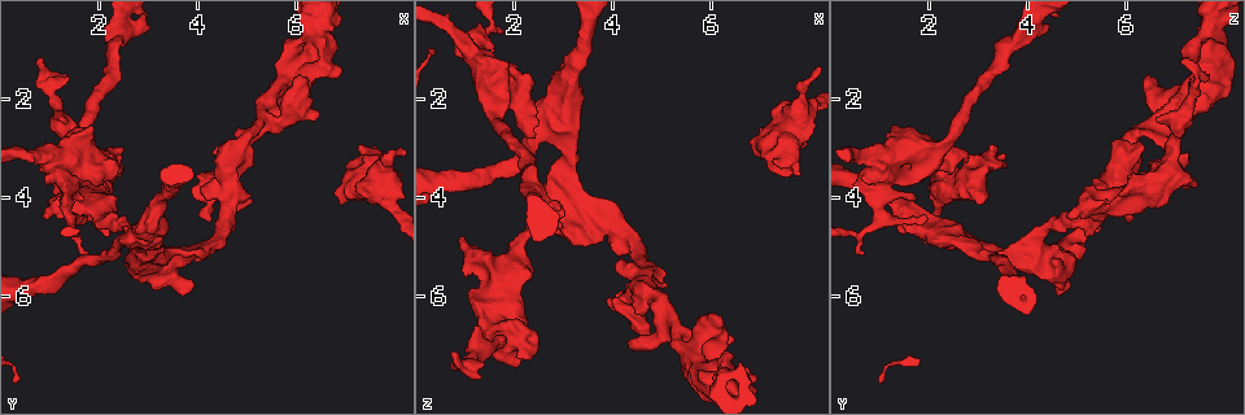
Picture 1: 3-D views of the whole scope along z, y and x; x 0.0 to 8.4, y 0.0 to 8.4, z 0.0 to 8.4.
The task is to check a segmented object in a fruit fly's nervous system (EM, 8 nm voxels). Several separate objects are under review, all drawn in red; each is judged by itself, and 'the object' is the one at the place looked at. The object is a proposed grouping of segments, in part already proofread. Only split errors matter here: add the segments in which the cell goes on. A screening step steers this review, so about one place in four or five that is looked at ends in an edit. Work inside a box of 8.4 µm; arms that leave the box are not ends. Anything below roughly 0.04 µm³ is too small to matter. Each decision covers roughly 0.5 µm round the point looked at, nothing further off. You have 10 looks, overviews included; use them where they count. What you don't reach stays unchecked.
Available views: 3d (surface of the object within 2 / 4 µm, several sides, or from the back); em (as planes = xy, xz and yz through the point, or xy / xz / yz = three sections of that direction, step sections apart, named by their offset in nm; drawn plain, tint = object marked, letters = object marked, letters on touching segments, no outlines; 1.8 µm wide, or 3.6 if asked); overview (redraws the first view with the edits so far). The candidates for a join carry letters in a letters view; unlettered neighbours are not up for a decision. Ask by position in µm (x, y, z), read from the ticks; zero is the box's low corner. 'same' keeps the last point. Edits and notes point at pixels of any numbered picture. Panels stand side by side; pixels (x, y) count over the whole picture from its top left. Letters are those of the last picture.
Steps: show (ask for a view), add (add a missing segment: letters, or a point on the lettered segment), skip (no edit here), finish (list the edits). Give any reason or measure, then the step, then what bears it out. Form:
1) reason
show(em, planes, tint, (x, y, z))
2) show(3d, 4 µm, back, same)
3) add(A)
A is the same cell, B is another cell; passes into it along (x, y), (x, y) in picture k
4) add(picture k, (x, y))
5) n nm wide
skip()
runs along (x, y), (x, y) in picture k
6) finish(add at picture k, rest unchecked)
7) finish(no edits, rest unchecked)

sharp bend
show(3d, 4 µm, (1.80, 4.20, 5.45))

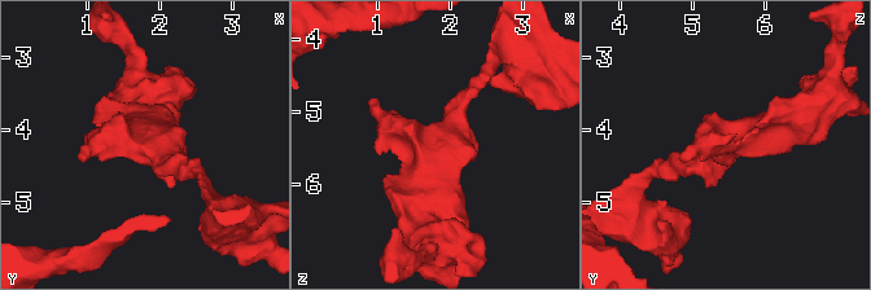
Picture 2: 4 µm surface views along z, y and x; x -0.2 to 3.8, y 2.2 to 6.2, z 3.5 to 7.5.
show(em, xz, step 4, tint, (1.85, 4.20, 5.45))

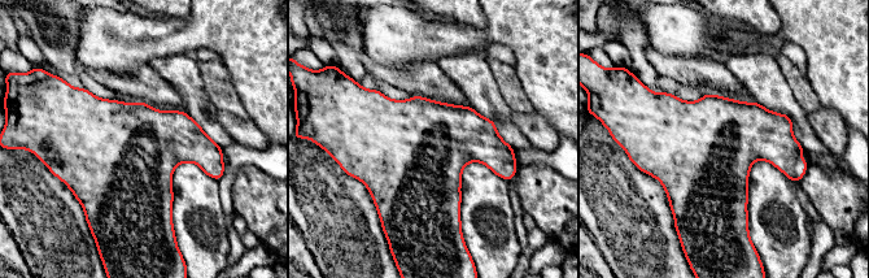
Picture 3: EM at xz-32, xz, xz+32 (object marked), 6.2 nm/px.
show(em, planes, letters, same)

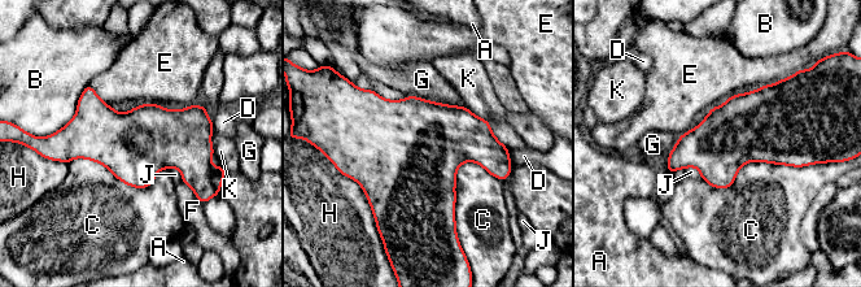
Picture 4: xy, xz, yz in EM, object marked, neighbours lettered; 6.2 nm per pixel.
400 nm wide
skip()
A, B, C, D, E, F, G, H, J and K are other cells; border along (684, 169), (694, 166), (702, 177) in picture 4; none of them fits

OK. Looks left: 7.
branch stops here
show(3d, 4 µm, (1.25, 2.45, 6.55))

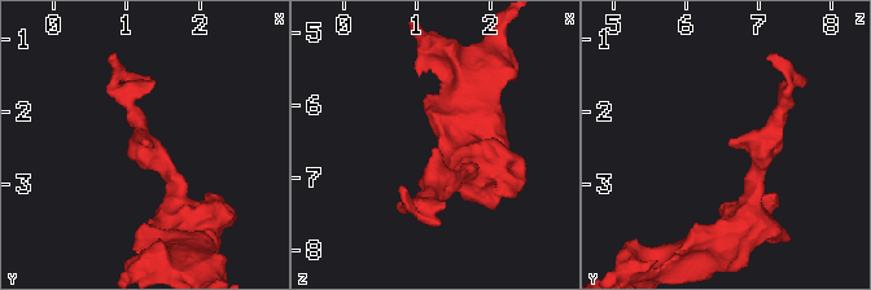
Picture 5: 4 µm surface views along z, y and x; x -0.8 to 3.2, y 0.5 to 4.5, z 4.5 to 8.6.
show(em, planes, letters, (1.25, 2.40, 6.60))

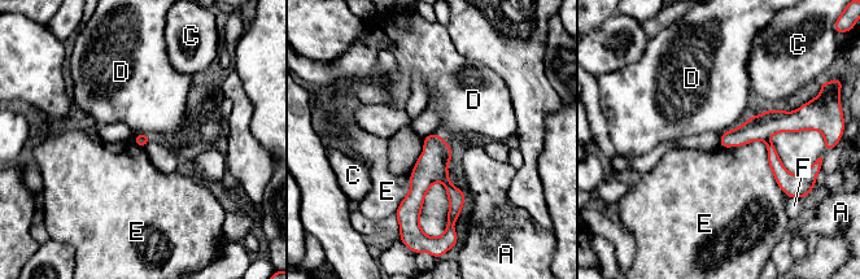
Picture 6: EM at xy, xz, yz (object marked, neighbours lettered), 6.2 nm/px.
skip()
A, C, D, E and F are other cells; no lettered segment goes on from it

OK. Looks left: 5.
abrupt turn
show(em, yz, step 4, letters, (6.50, 0.65, 7.80))

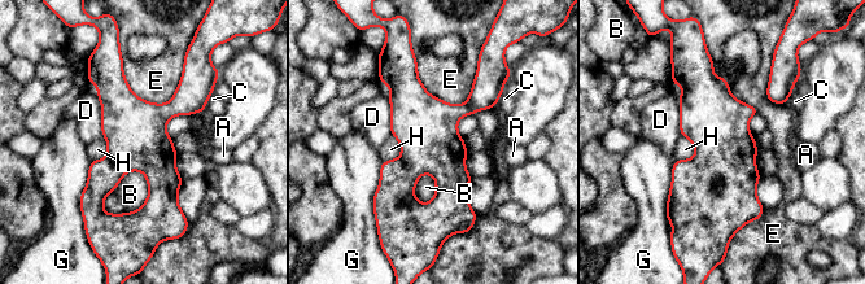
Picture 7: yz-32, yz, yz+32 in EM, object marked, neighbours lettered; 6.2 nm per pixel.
380 nm wide; E touches over 460 nm
skip()
A, B, C, D, E, G and H are other cells; no lettered segment goes on from it

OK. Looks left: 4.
free end
show(3d, 2 µm, (6.90, 4.05, 3.05))

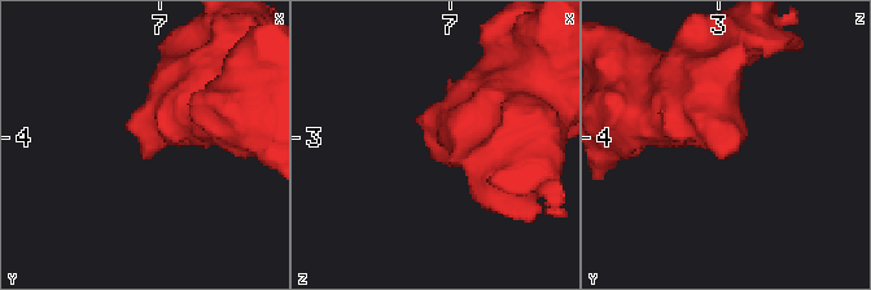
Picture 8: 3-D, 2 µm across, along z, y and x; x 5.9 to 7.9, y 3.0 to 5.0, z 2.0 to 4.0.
shape alone is not enough
show(em, xz, step 4, letters, (6.88, 4.12, 3.10))

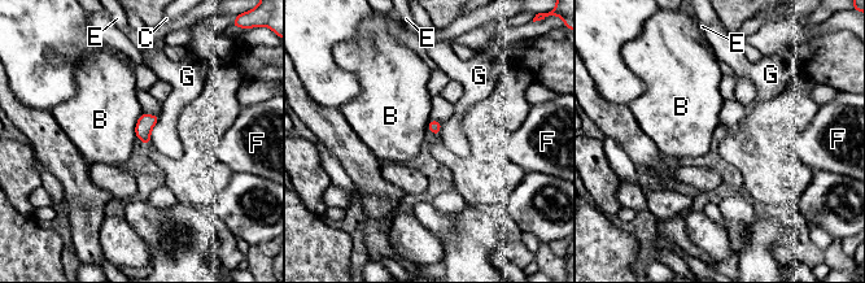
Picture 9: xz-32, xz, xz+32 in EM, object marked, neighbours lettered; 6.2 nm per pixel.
skip()
B, C, E, F and G are other cells; border along (142, 112), (135, 127), (135, 136) in picture 9; none of them fits

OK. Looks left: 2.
finish(no edits, rest unchecked)

